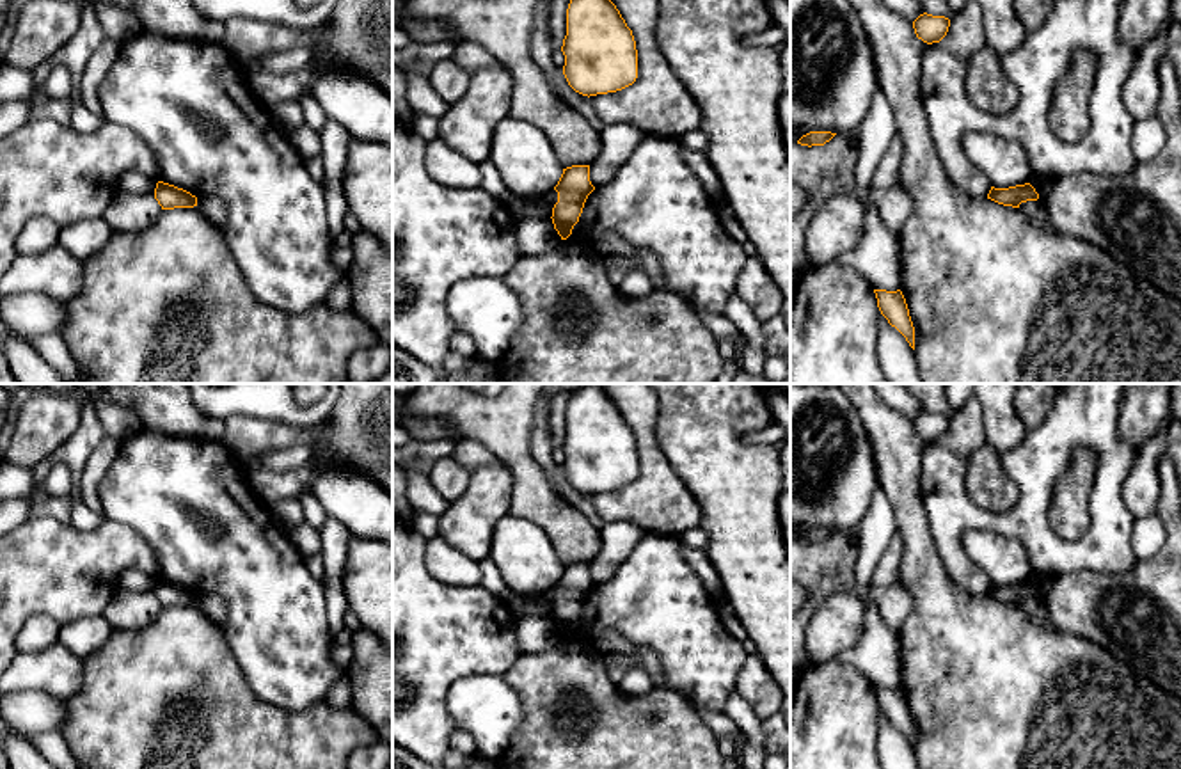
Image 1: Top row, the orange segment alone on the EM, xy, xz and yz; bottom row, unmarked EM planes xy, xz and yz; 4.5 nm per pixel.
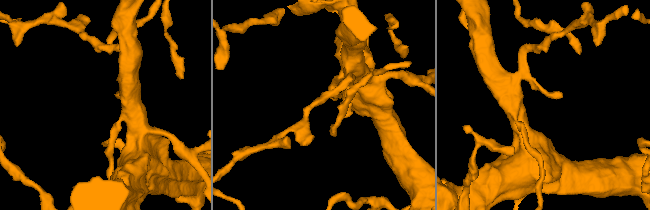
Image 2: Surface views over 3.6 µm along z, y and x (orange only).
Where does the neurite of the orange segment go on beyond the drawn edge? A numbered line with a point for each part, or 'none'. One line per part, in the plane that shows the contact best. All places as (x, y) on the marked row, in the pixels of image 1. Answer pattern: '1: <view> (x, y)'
none

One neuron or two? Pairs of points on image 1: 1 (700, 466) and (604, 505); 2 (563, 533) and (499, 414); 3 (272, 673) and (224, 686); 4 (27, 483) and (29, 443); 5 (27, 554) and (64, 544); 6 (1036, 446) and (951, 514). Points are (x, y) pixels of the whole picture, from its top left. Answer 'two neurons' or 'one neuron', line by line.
1: two neurons
2: one neuron
3: two neurons
4: two neurons
5: one neuron
6: one neuron

